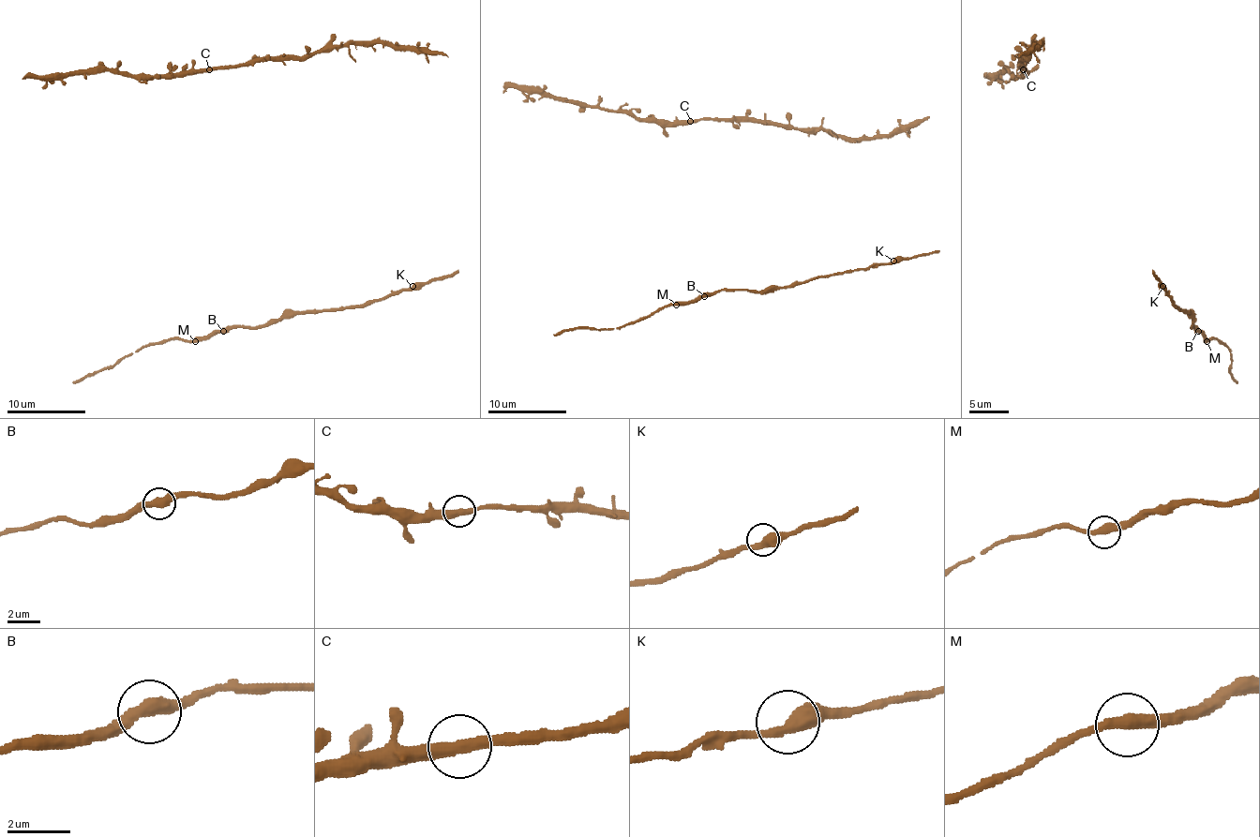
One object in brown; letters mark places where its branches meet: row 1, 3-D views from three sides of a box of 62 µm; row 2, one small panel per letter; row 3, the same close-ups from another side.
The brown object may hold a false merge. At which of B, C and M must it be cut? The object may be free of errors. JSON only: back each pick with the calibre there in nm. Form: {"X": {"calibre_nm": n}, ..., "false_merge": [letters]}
{"false_merge": []}

